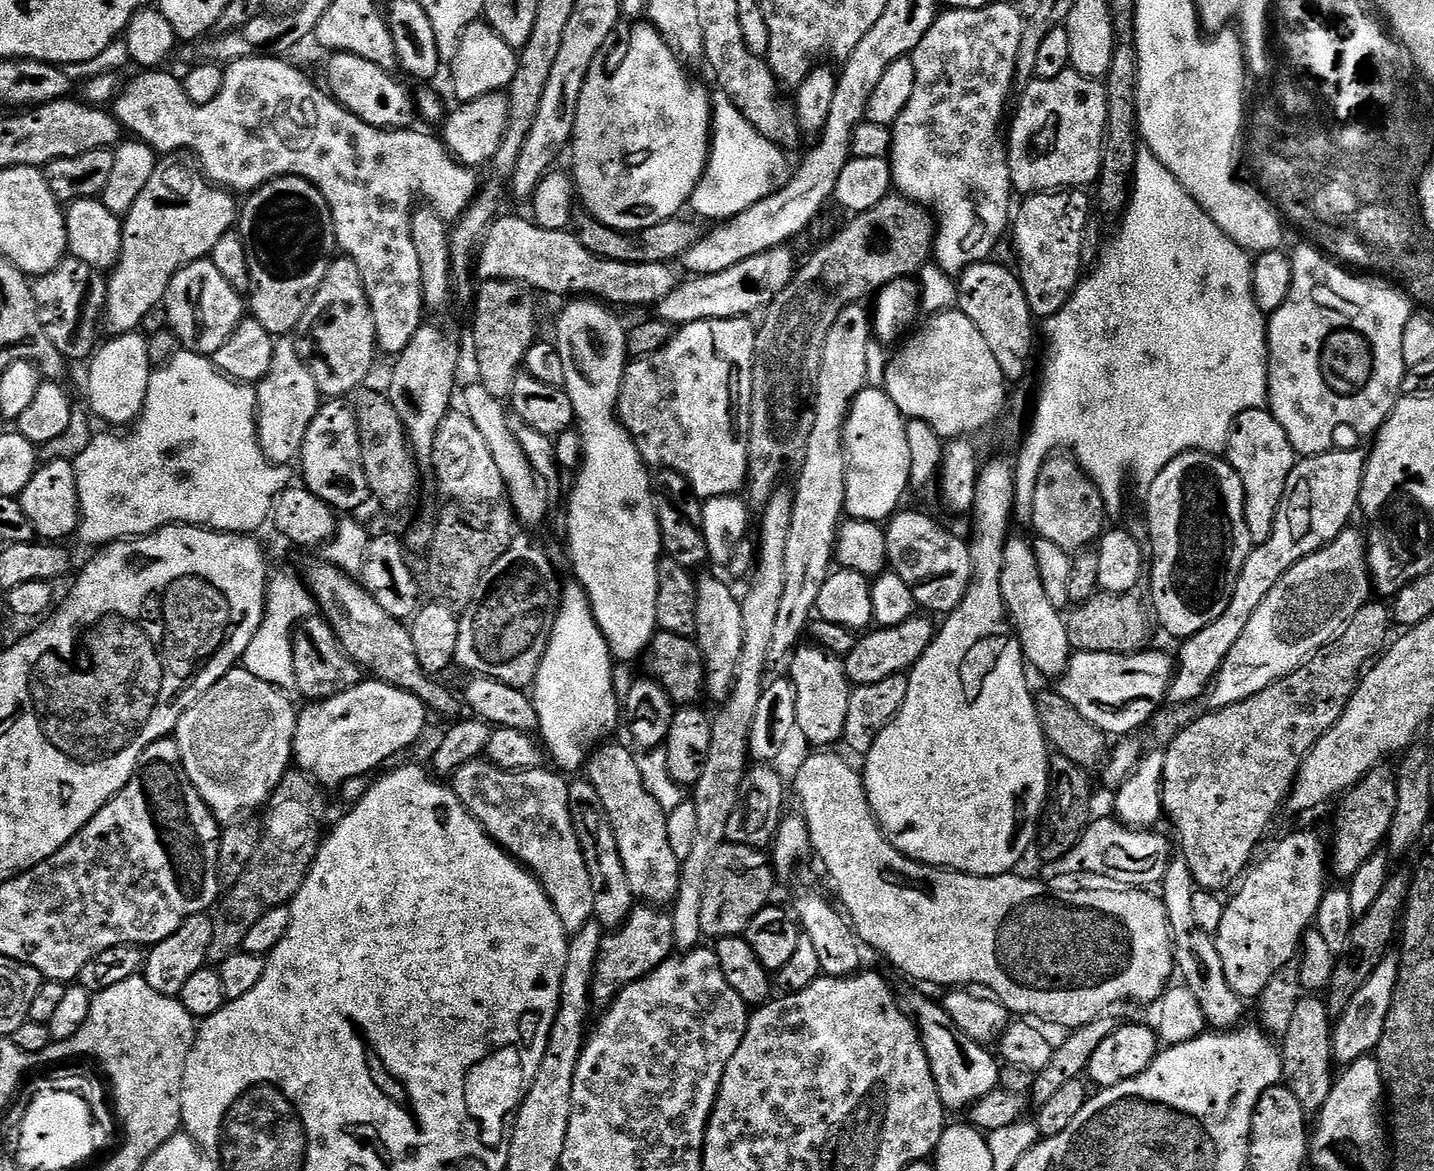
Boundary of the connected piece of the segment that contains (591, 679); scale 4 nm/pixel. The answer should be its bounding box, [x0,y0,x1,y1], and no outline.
[530,582,618,774]

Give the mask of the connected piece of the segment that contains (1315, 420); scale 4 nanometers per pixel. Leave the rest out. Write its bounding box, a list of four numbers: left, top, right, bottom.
[1266,247,1414,457]

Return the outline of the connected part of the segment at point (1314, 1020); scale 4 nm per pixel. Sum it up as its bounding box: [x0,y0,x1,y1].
[1282,994,1334,1114]

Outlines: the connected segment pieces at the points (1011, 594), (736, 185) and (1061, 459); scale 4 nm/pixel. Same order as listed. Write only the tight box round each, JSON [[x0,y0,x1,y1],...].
[[1000,539,1074,678],[690,95,790,222],[1031,454,1106,554]]

